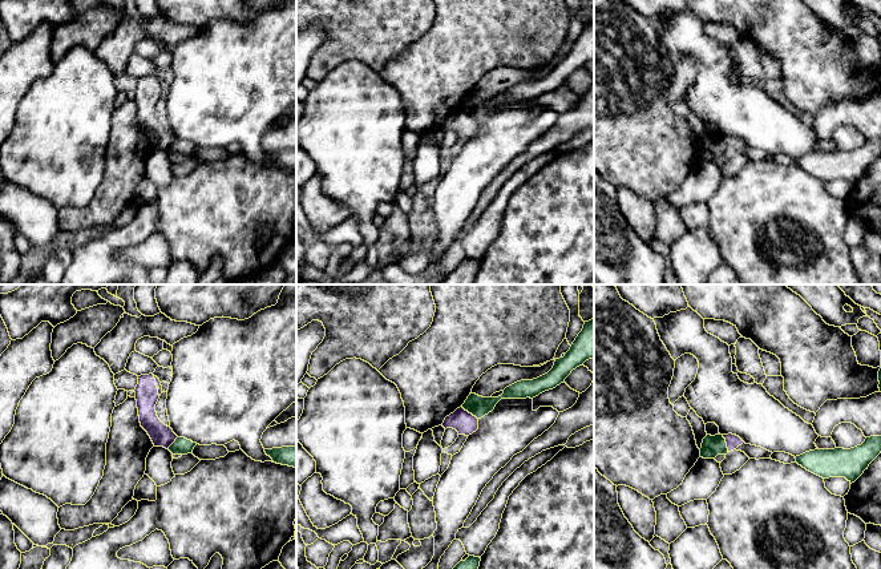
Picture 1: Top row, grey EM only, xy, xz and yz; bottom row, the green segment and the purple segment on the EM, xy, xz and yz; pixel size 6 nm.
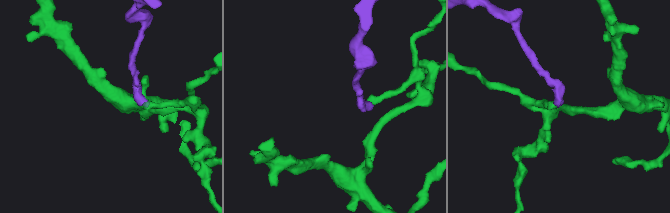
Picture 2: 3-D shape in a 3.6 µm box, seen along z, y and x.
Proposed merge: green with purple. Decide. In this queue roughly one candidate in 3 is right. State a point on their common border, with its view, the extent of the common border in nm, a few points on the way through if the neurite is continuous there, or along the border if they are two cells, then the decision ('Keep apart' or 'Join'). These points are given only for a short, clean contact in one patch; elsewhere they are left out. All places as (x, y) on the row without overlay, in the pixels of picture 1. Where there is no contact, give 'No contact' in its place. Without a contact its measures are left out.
Touches green at yz (726, 145). Shared border 110 nm. Boundary: yz (722, 137), (728, 153). Keep apart

